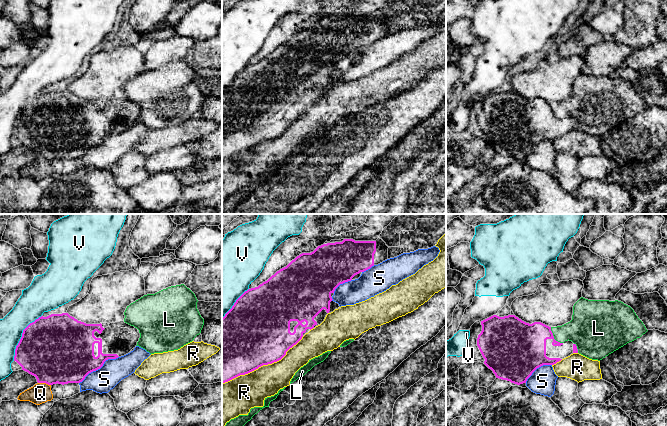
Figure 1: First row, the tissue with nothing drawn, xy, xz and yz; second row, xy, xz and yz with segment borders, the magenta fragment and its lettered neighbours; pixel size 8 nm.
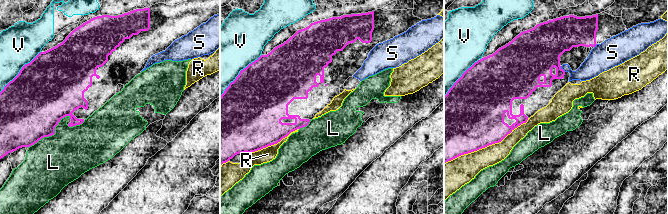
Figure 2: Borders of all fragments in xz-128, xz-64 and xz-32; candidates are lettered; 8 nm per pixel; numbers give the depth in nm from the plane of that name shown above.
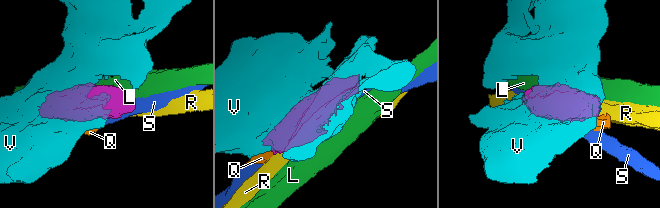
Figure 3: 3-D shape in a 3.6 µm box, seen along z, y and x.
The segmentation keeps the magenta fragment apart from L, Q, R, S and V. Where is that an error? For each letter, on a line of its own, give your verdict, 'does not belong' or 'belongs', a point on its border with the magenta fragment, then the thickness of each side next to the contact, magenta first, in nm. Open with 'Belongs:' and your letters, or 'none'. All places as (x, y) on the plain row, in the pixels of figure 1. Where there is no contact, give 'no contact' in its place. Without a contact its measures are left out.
Belongs: none
L: does not belong; contact yz (553, 113); calibres 360 and 260 nm
Q: does not belong; contact xy (44, 158); calibres 480 and 160 nm
R: does not belong; contact xz (263, 140); calibres 500 and 280 nm
S: does not belong; contact xy (99, 144); calibres 380 and 190 nm
V: does not belong; contact xy (22, 112); calibres 500 and 220 nm

